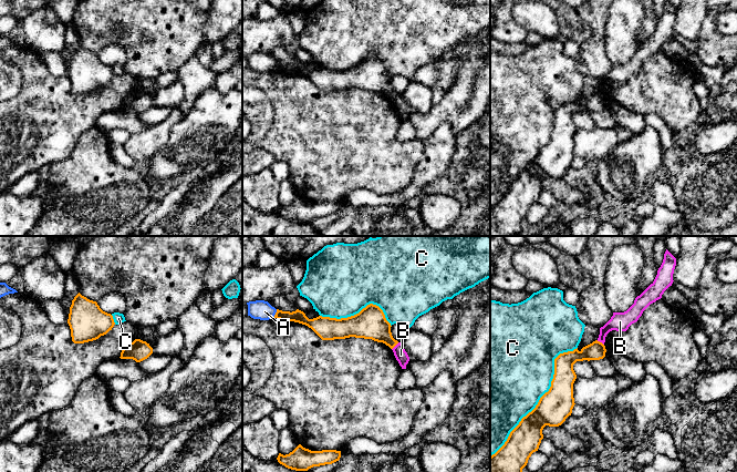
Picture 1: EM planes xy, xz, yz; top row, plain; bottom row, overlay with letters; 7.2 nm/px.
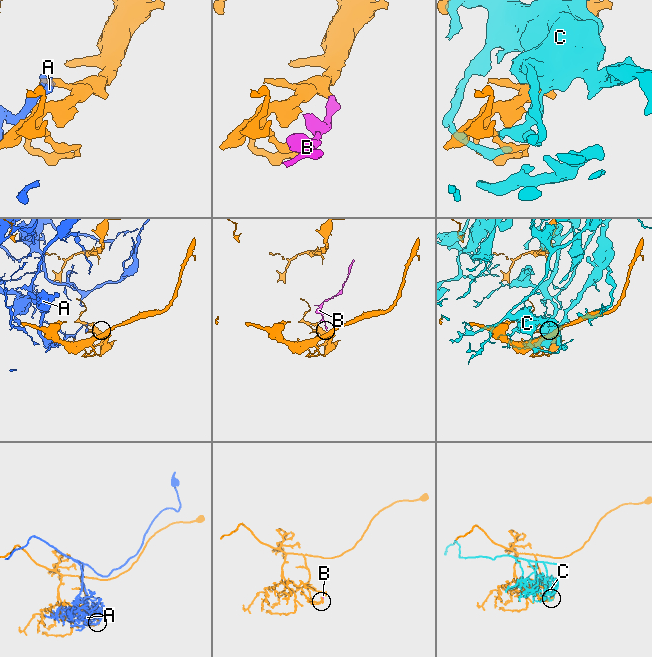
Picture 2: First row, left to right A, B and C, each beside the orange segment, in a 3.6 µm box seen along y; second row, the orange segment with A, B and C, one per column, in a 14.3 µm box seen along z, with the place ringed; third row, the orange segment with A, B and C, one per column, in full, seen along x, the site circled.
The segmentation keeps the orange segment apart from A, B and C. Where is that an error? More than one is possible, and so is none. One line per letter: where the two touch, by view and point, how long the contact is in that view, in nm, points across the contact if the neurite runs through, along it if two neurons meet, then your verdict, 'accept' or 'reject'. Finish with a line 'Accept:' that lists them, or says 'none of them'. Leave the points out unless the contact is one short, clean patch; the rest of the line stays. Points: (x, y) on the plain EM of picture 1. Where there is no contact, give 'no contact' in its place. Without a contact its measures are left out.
A: meets orange in xz at (276, 65); contact 70 nm long; reject
B: meets orange in xz at (395, 96); contact 80 nm long; border along xz (398, 94), (392, 101); reject
C: meets orange in yz at (540, 150); contact 1000 nm long; reject
Accept: none of them

